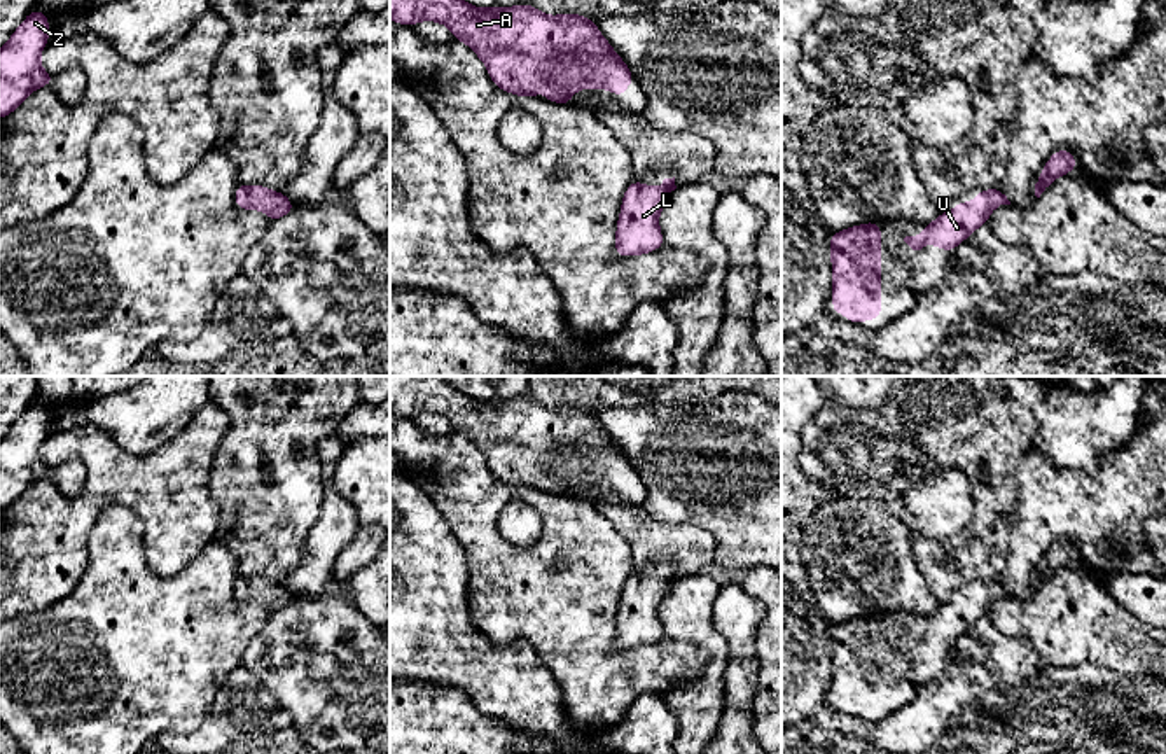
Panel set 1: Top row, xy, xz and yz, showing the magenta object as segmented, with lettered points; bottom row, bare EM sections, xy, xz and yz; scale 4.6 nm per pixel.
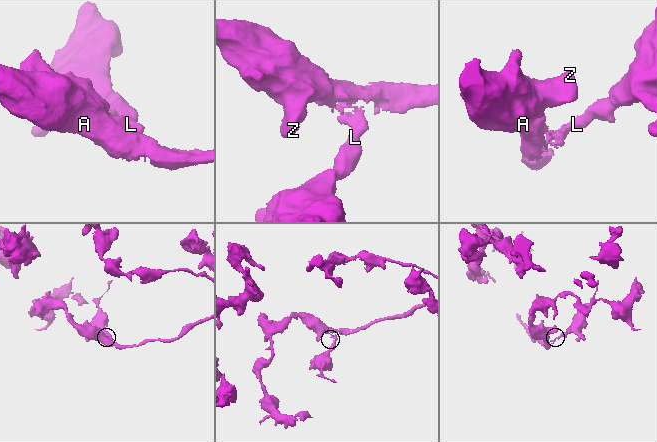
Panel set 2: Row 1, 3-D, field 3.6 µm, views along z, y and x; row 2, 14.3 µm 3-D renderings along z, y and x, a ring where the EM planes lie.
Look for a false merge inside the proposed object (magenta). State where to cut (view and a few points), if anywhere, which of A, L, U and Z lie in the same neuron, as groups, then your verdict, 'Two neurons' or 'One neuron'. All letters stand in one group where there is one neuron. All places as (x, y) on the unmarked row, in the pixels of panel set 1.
No split. Groups: A L U Z. One neuron

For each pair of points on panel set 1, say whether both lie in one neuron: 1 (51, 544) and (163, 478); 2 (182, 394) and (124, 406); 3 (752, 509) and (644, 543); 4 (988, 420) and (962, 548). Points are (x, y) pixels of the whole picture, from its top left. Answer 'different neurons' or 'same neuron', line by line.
1: same neuron
2: same neuron
3: different neurons
4: same neuron

